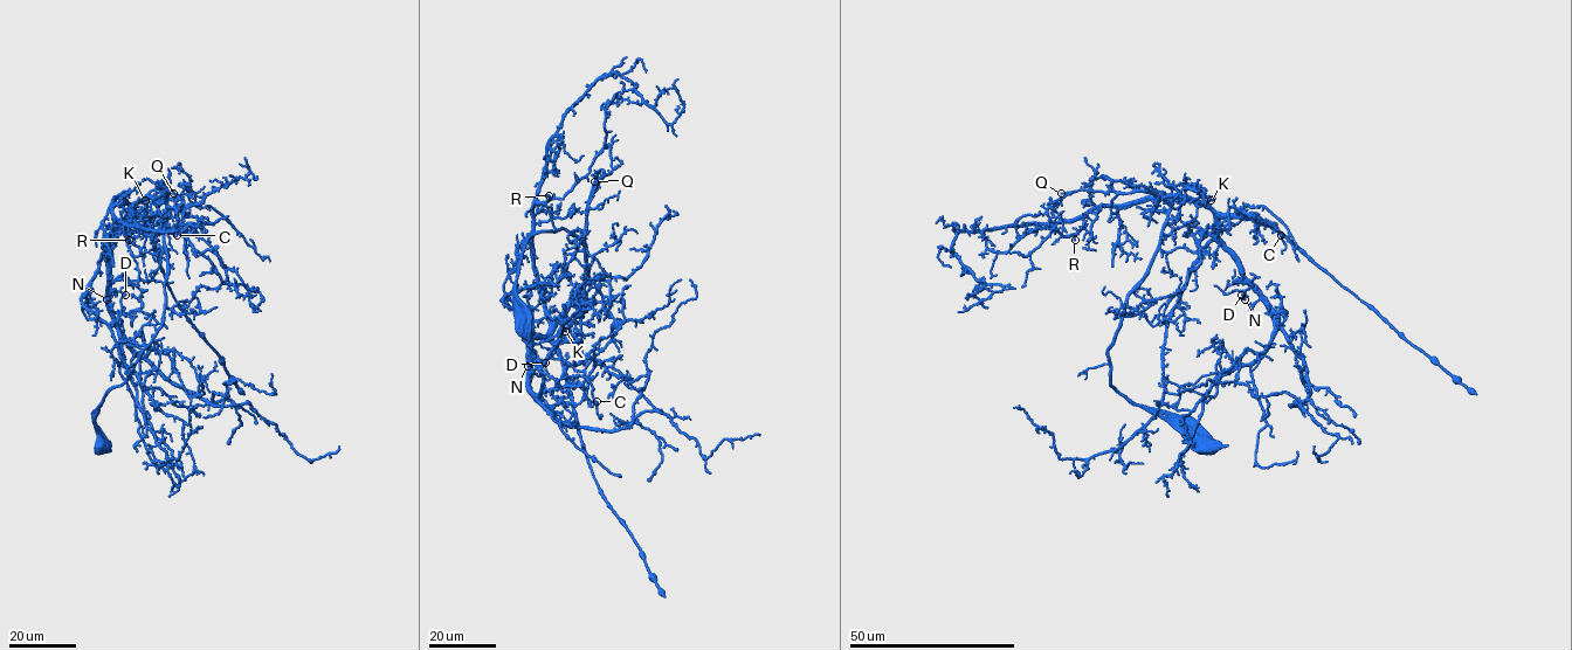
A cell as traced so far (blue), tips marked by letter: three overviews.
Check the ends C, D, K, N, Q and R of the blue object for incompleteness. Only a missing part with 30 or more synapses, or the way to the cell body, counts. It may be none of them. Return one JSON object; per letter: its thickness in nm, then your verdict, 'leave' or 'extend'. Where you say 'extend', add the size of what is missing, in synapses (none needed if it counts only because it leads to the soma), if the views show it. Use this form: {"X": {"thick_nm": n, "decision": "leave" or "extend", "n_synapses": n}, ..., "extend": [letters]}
{"C": {"thick_nm": 160, "decision": "leave"}, "D": {"thick_nm": 130, "decision": "leave"}, "K": {"thick_nm": 170, "decision": "leave"}, "N": {"thick_nm": 150, "decision": "leave"}, "Q": {"thick_nm": 190, "decision": "extend", "n_synapses": 35}, "R": {"thick_nm": 140, "decision": "leave"}, "extend": ["Q"]}

